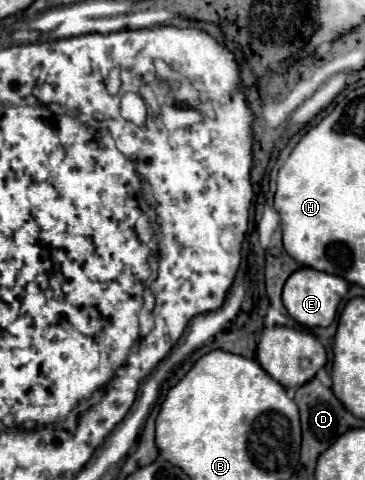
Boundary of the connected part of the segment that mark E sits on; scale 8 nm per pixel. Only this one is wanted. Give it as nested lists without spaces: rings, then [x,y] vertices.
[[[302,267],[290,275],[282,290],[282,301],[288,309],[290,317],[296,319],[304,327],[328,327],[336,319],[338,305],[348,291],[348,281],[330,273],[314,271],[310,267]]]

